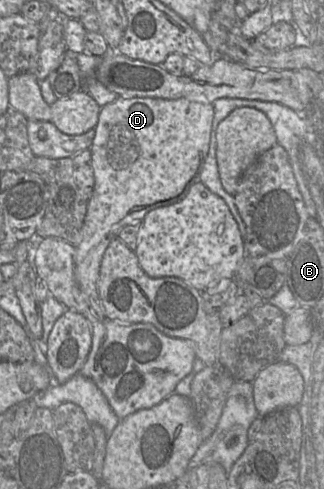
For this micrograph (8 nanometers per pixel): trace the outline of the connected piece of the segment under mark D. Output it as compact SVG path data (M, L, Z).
M117 97L114 102L101 107L95 127L95 137L90 147L90 165L94 172L95 185L88 201L80 239L75 247L76 281L98 319L108 319L98 292L100 264L105 250L125 226L140 224L149 211L181 201L190 187L199 181L209 150L213 116L212 104L186 98L169 100L150 97Z

